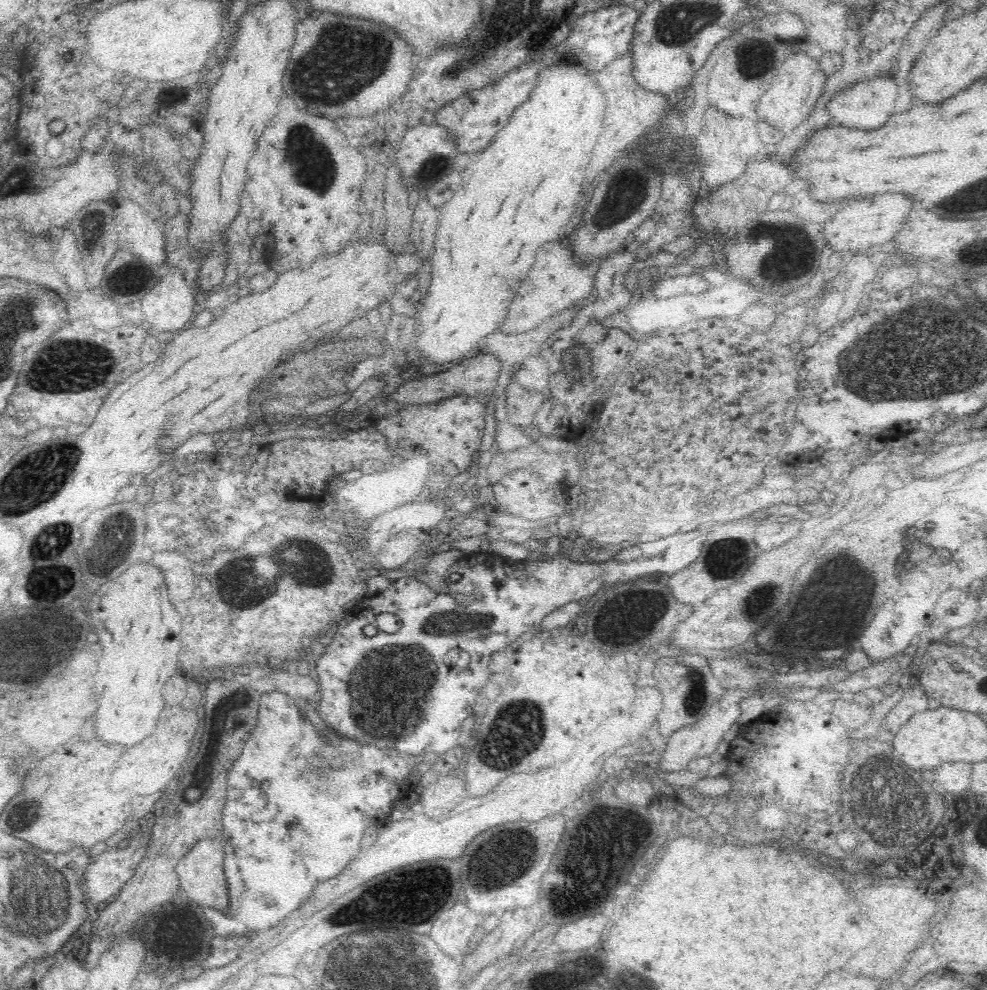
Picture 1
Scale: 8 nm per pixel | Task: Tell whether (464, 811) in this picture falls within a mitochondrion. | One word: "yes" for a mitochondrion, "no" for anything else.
no

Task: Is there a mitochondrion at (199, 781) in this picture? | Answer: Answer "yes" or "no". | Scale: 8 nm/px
no

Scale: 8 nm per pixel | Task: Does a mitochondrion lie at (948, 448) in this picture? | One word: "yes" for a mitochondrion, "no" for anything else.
no

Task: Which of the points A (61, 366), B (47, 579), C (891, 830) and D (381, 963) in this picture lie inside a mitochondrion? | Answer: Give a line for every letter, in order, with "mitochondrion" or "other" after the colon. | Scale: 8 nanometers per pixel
A: mitochondrion
B: mitochondrion
C: mitochondrion
D: mitochondrion

